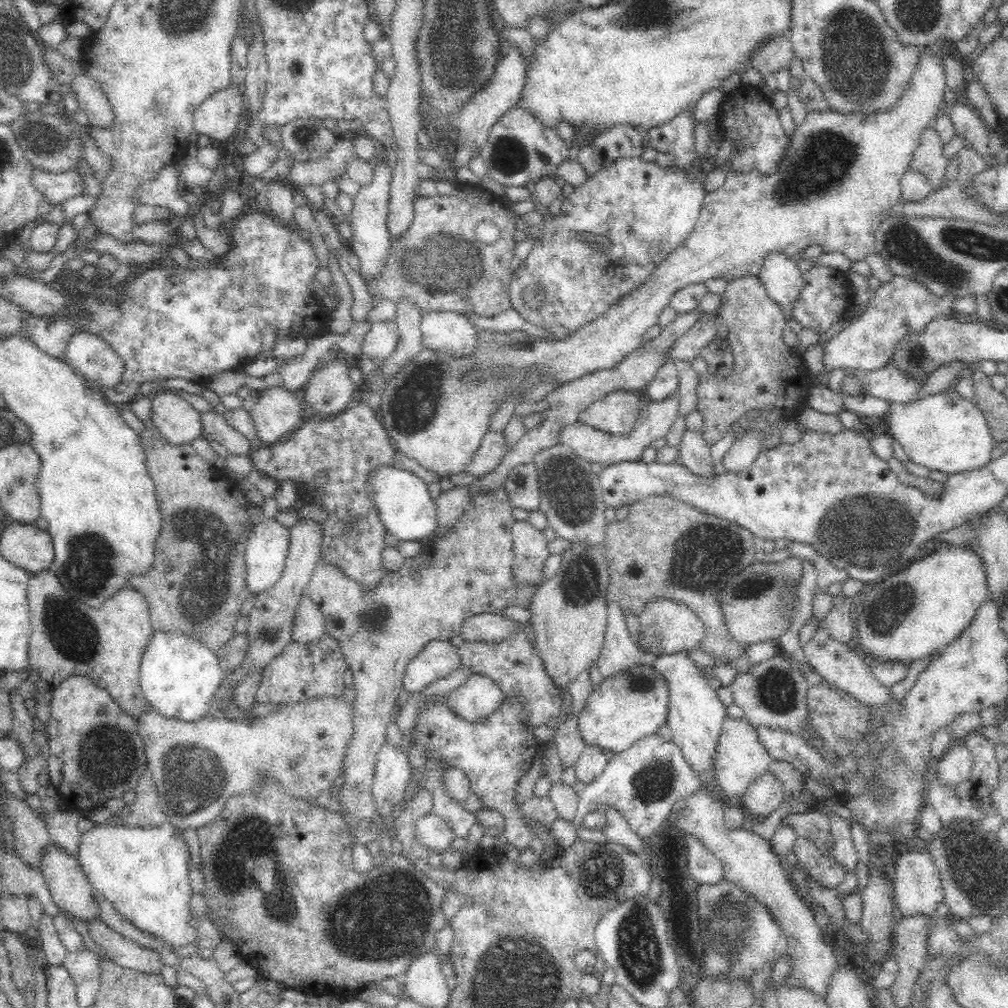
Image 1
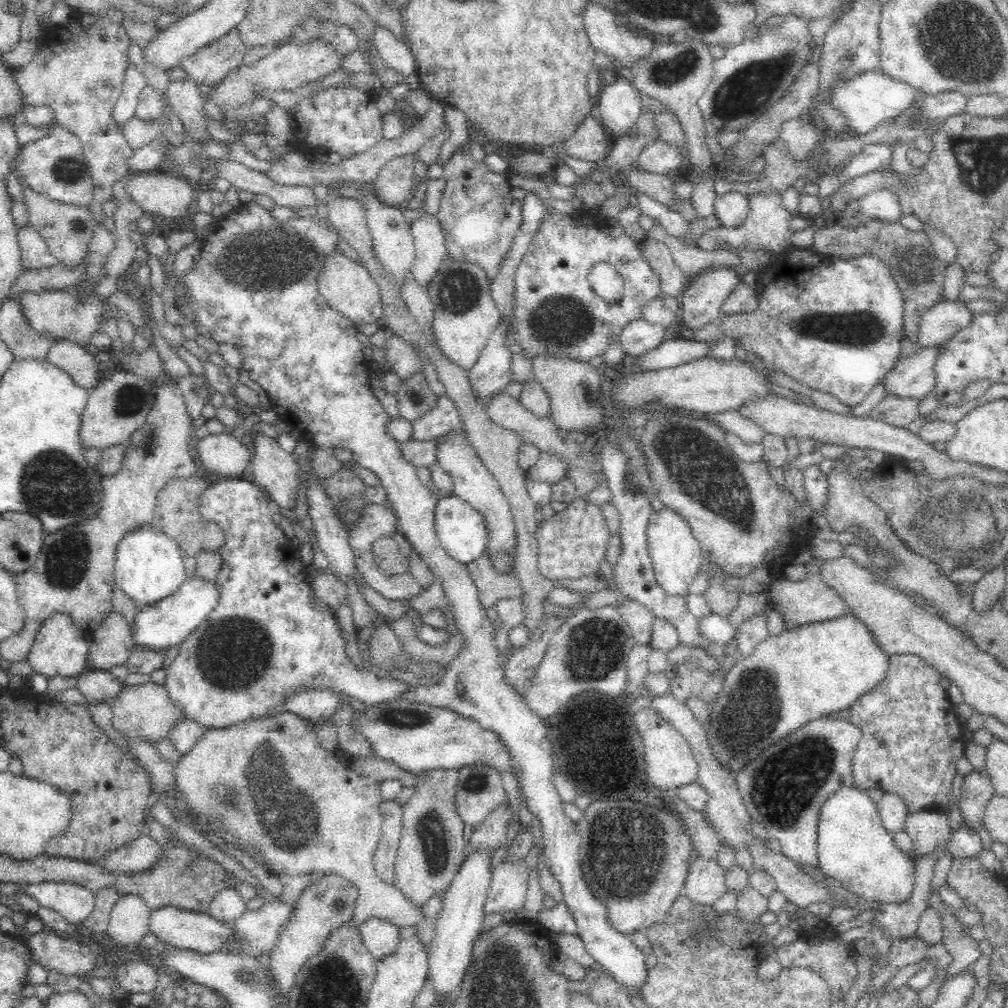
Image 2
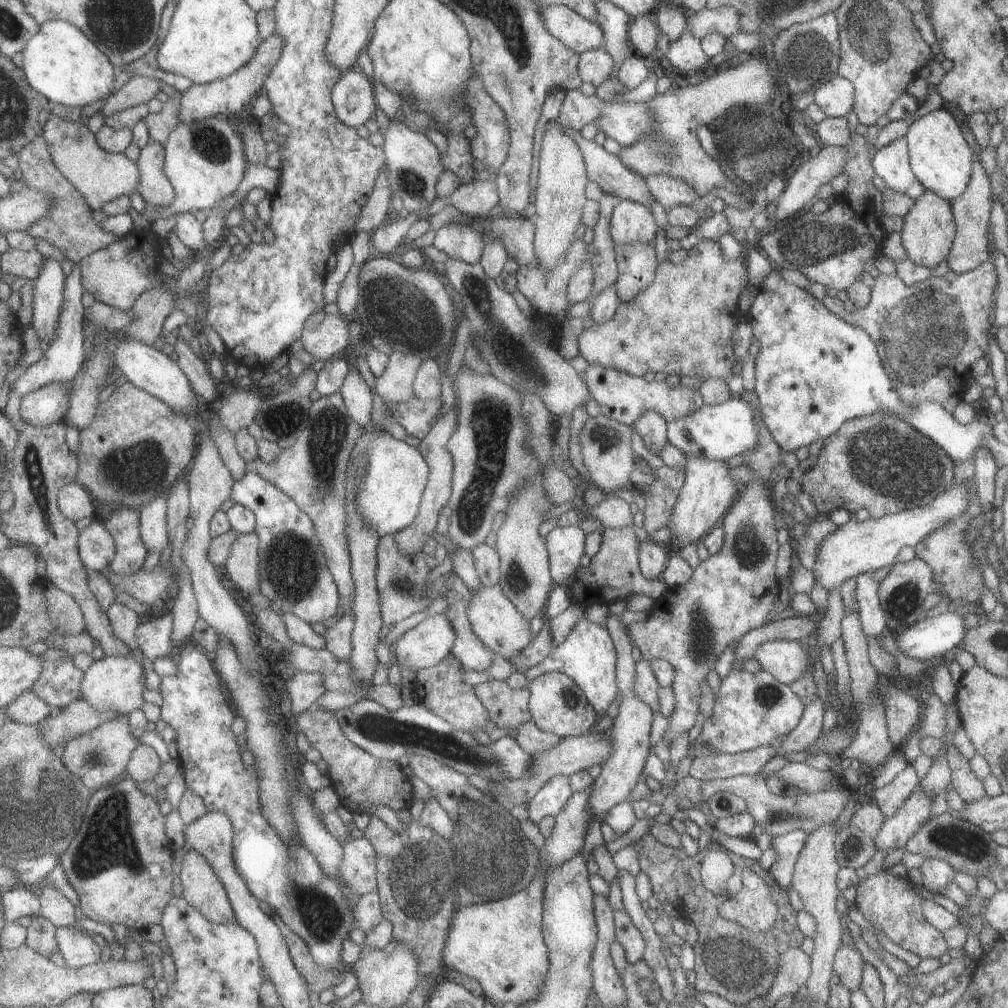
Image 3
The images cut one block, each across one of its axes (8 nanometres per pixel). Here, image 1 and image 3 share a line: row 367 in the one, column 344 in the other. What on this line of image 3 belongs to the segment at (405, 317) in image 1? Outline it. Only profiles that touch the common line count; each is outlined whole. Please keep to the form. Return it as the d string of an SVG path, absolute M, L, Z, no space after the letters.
M355 368L347 375L341 394L346 401L349 416L362 427L370 426L372 424L371 408L373 408L375 394L373 394L371 386L365 382L363 376Z

